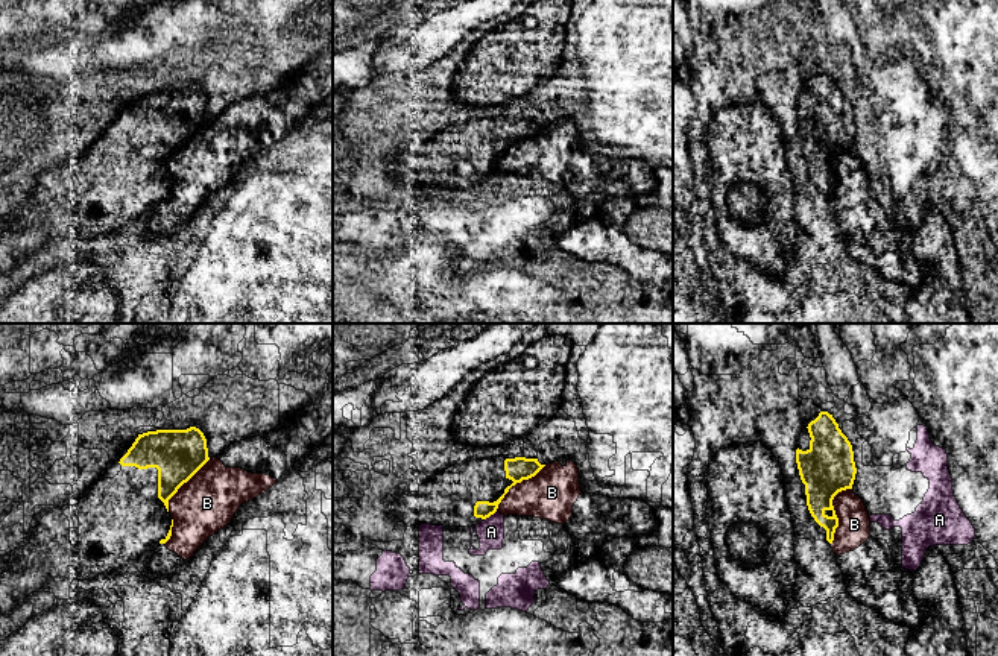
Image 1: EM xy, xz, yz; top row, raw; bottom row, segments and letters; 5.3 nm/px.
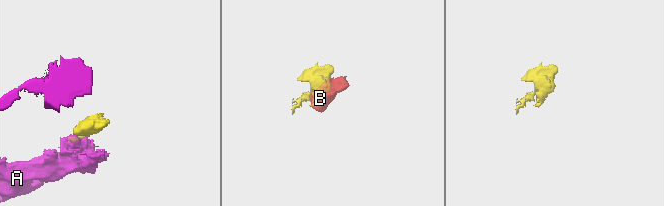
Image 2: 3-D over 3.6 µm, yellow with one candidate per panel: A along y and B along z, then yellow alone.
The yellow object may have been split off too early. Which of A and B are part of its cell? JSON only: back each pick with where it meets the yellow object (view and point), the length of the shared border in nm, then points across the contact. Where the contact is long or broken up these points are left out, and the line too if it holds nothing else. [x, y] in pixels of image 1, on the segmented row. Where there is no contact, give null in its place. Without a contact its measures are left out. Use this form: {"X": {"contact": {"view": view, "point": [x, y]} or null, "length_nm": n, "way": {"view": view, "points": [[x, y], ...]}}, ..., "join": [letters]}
{"join": []}

